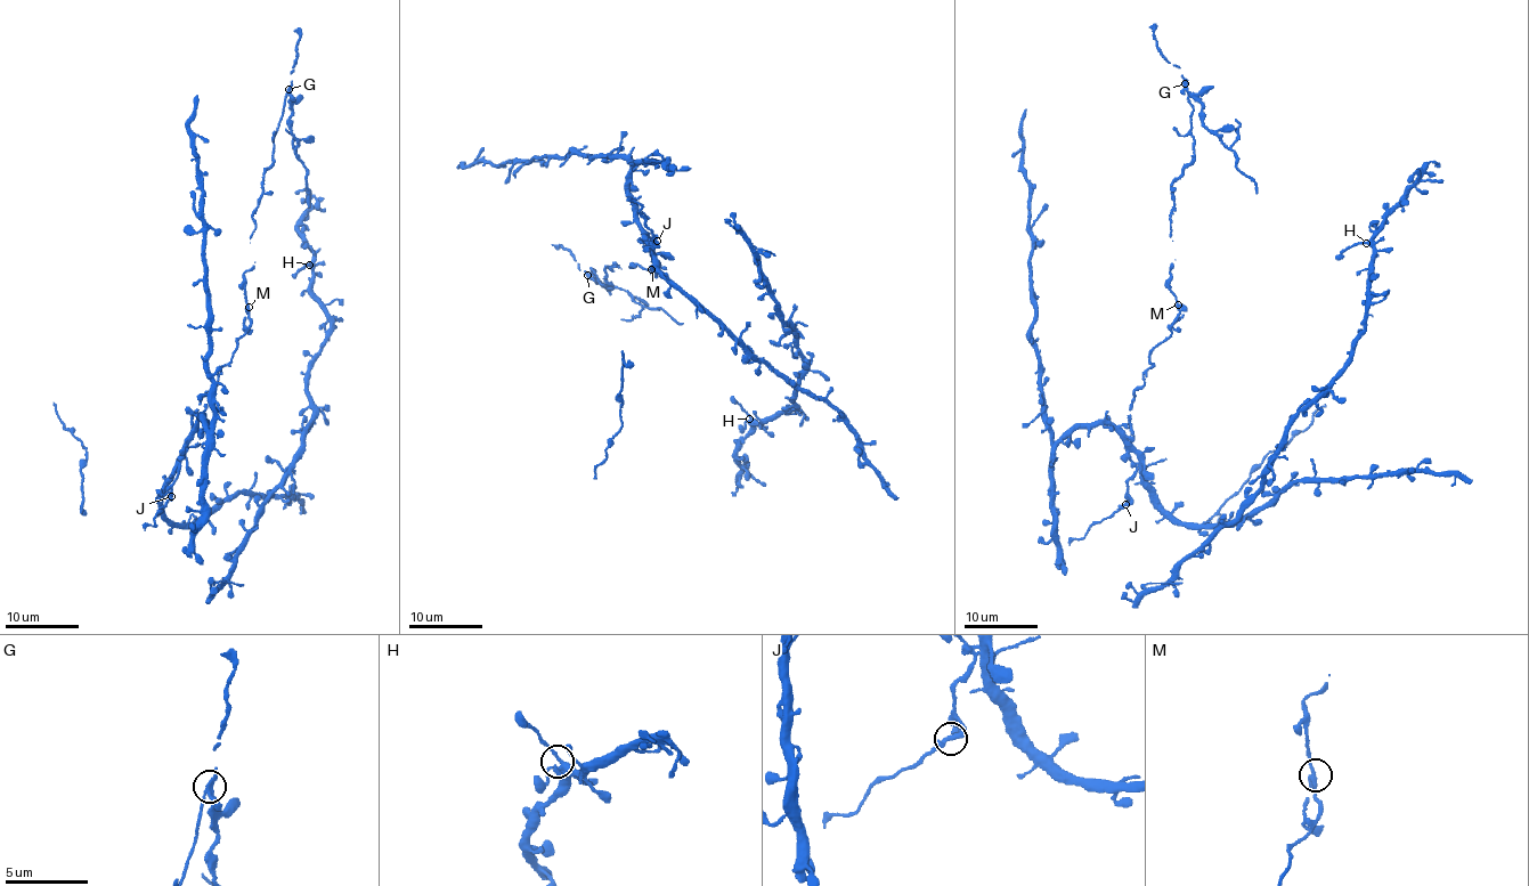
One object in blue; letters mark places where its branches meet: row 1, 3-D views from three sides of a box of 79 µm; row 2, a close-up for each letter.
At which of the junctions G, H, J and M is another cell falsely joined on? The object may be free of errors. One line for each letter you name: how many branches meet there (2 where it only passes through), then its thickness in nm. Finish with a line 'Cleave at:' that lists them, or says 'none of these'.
G: Branches: 3. Thickness 240 nm
Cleave at: G

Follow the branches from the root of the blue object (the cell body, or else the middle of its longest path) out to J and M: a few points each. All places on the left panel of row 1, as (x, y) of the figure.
J: (161, 501), (169, 476), (179, 461), (171, 496)
M: (161, 501), (190, 436), (190, 417), (200, 399), (214, 387), (250, 323), (249, 307)

